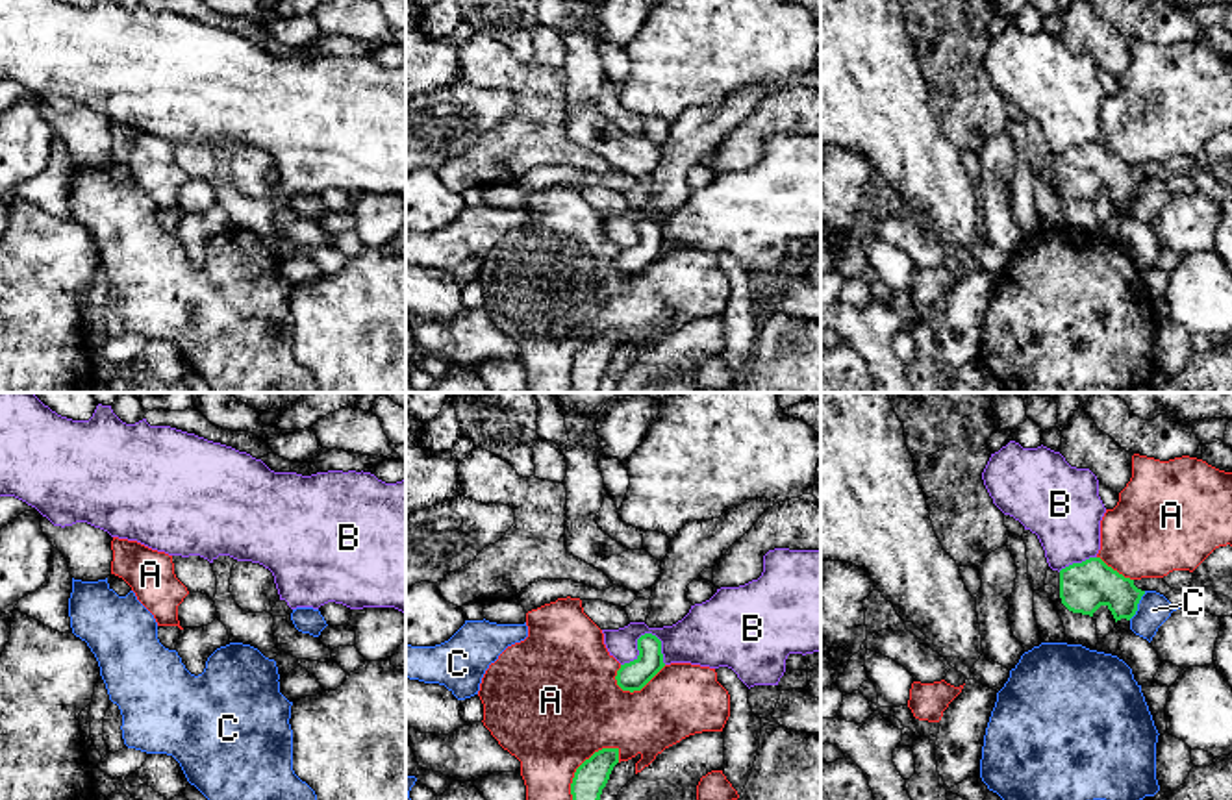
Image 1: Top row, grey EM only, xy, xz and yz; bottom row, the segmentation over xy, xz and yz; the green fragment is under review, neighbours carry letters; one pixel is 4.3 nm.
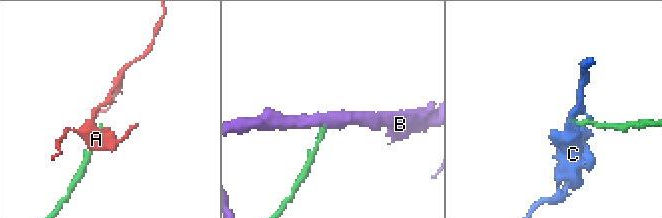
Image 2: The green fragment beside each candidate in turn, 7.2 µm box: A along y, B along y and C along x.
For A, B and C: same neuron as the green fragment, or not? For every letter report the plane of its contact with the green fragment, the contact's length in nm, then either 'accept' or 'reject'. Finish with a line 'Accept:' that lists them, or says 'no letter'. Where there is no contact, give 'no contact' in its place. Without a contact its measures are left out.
A: xz | 320 nm | reject
B: xz | 220 nm | reject
C: yz | 150 nm | reject
Accept: no letter

